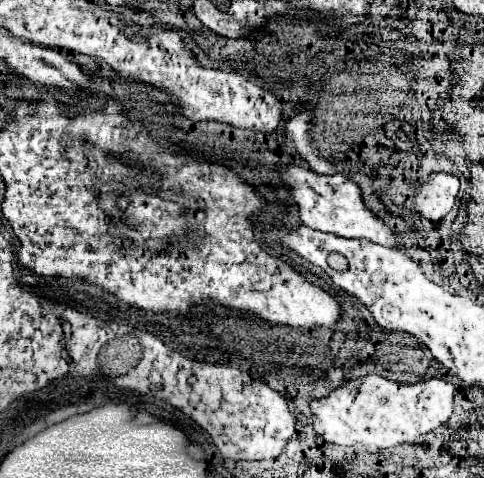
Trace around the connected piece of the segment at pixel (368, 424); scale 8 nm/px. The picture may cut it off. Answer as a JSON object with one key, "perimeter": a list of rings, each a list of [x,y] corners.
{"perimeter":[[[378,374],[350,378],[324,398],[310,398],[312,426],[330,444],[362,444],[370,450],[386,450],[404,442],[412,444],[418,436],[446,424],[452,414],[454,394],[456,388],[446,380],[400,384]]]}

